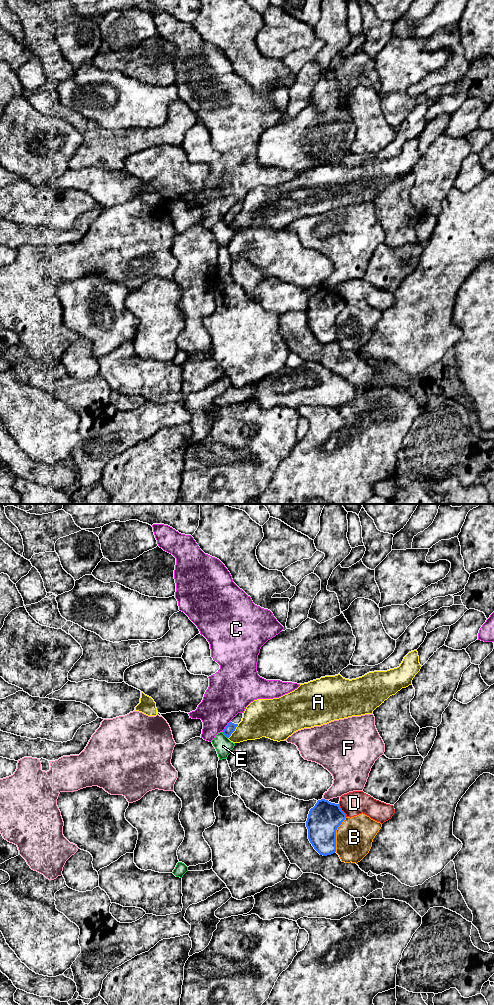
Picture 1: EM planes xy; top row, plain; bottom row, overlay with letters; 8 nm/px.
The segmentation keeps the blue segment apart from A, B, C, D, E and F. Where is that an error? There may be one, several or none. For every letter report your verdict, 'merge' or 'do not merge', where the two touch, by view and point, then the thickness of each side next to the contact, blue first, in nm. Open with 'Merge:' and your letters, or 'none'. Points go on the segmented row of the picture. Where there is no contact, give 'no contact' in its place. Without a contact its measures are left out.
Merge: none
A: do not merge; contact xy (234, 730); calibres 80 and 300 nm
B: do not merge; contact xy (335, 834); calibres 260 and 300 nm
C: do not merge; contact xy (226, 726); calibres 80 and 340 nm
D: do not merge; contact xy (341, 810); calibres 260 and 190 nm
E: do not merge; contact xy (224, 734); calibres 80 and 140 nm
F: do not merge; contact xy (324, 799); calibres 260 and 220 nm

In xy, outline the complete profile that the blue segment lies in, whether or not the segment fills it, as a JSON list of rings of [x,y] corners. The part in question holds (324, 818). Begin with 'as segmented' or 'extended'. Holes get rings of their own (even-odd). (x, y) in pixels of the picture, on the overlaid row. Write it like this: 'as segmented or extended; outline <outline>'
as segmented; outline [[[318,800],[310,809],[306,821],[308,839],[314,849],[323,856],[336,852],[336,830],[345,820],[346,814],[339,804]]]

